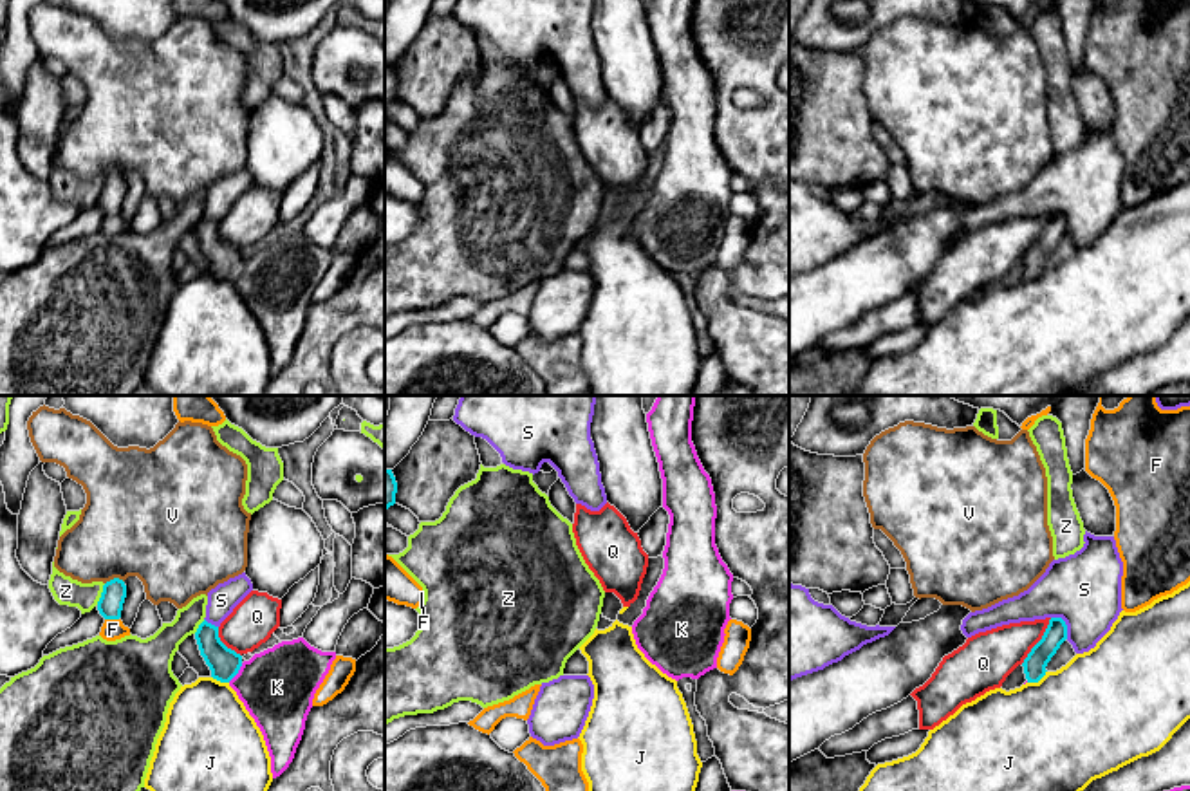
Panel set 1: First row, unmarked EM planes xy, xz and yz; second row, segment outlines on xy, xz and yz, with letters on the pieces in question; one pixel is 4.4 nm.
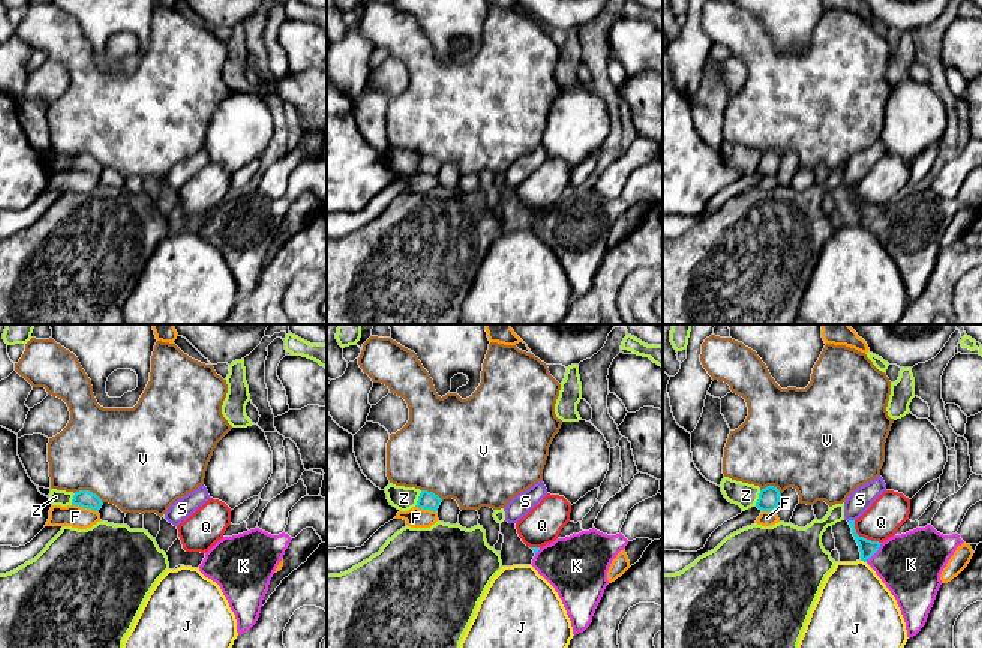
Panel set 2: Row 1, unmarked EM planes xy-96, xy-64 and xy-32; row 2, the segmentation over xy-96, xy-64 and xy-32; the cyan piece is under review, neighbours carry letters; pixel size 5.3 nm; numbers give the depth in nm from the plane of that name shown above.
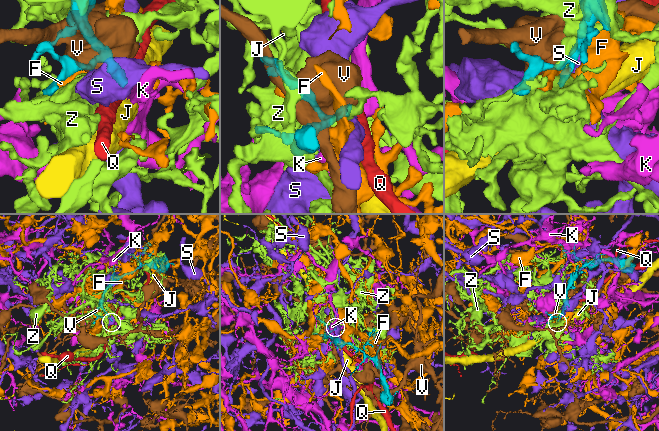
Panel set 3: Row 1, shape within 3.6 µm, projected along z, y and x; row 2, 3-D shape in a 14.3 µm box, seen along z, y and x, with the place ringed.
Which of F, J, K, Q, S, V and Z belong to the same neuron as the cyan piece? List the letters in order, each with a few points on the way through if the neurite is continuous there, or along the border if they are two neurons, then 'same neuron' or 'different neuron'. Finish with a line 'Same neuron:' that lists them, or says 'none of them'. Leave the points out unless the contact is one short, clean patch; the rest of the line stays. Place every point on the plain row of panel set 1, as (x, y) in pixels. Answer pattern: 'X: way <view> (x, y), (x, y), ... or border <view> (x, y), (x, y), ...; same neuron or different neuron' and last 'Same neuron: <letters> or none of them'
F: border xy (105, 214), (118, 215); different neuron
J: border yz (1046, 266), (1037, 277), (1028, 279); different neuron
K: way xy (224, 259), (237, 268), (277, 282); same neuron
Q: border yz (1051, 214), (1042, 233), (1021, 259); different neuron
S: border yz (1051, 212), (1059, 212), (1064, 217), (1068, 233); different neuron
V: different neuron
Z: different neuron
Same neuron: K

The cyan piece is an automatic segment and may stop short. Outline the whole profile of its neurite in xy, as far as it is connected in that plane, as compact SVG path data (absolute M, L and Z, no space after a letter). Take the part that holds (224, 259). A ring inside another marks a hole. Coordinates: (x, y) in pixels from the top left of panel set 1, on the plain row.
M206 215L195 235L211 273L228 278L260 323L273 374L294 354L312 294L330 265L336 247L321 247L303 233L282 237L244 256L218 233L218 222Z

